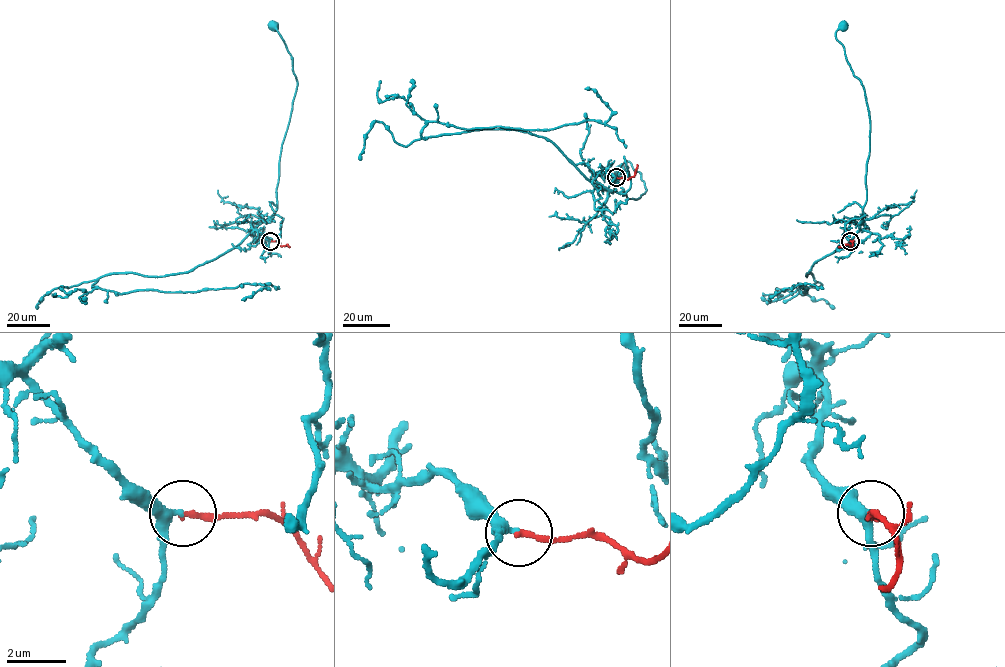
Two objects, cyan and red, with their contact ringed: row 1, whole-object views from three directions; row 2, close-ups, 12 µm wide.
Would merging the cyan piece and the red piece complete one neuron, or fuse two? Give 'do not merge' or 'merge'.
merge

